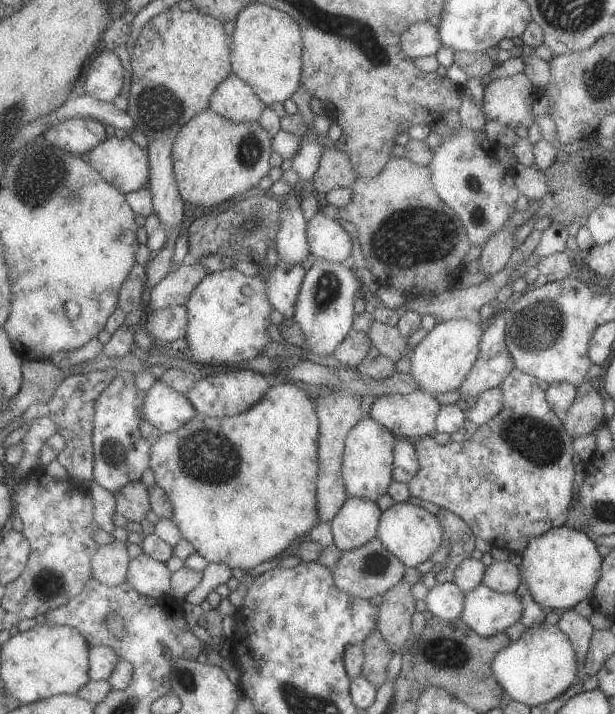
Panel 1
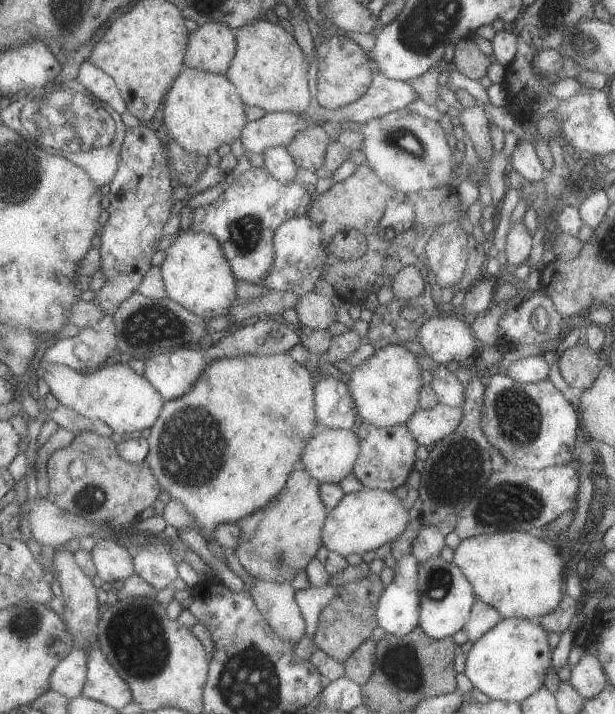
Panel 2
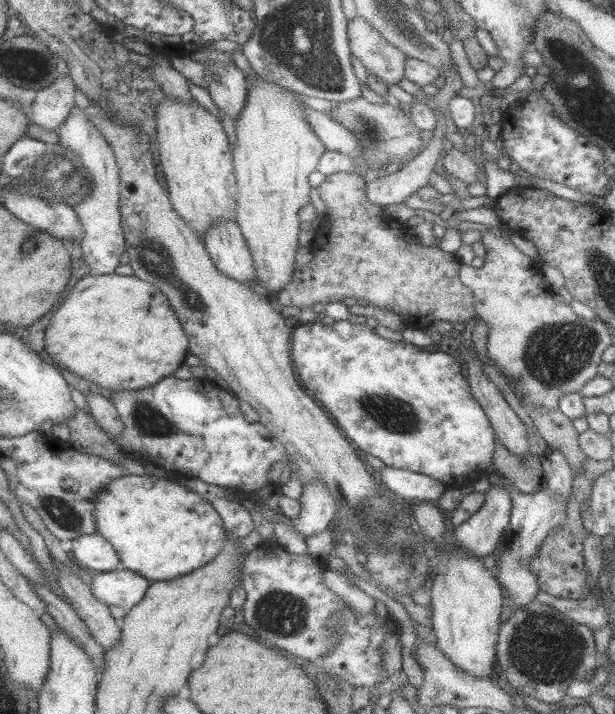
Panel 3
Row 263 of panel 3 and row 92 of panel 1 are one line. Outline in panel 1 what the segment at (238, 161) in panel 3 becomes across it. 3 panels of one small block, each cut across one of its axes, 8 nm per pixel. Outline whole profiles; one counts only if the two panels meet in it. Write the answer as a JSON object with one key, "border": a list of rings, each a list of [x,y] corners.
{"border":[[[251,4],[235,22],[234,72],[255,89],[265,104],[279,108],[302,84],[305,40],[299,22],[267,4]]]}

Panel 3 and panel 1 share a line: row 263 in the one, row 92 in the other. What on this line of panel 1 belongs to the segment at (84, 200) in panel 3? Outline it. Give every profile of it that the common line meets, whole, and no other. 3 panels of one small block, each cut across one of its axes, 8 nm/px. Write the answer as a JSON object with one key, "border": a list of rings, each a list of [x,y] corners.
{"border":[[[113,50],[100,52],[88,70],[84,88],[87,93],[103,102],[112,103],[123,88],[125,68],[121,58]]]}

